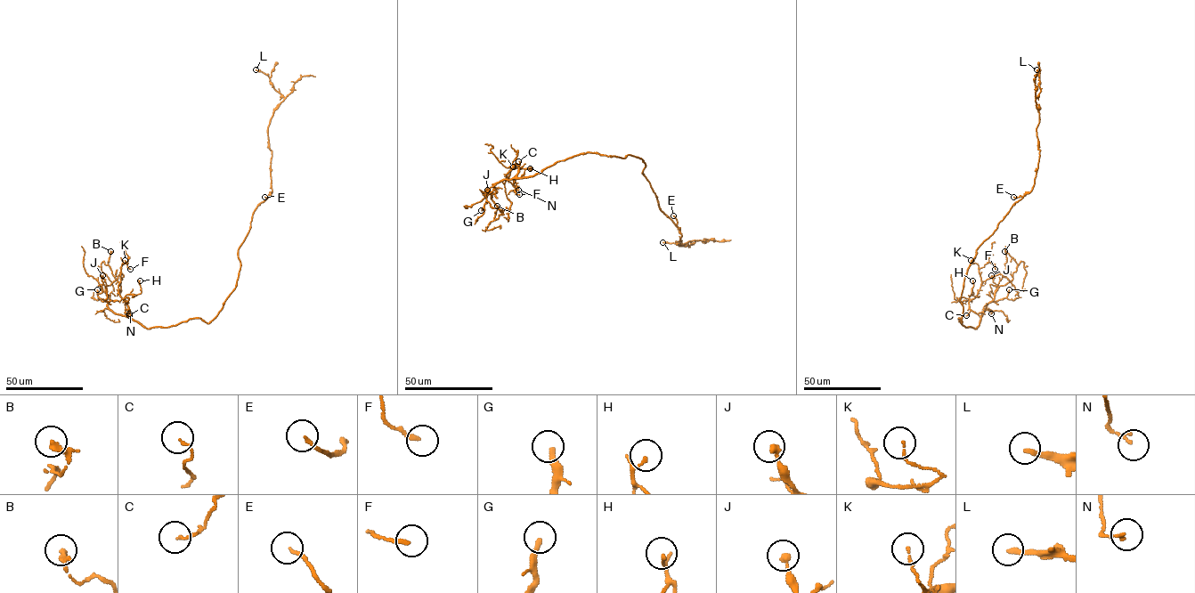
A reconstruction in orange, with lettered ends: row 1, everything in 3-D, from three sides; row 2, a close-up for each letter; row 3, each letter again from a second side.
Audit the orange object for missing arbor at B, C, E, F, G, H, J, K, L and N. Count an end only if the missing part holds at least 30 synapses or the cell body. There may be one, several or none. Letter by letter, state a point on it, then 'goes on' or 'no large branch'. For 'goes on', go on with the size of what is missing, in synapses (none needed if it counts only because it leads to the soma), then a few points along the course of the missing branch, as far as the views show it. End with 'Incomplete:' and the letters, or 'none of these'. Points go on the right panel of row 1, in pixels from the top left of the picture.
B: place (1004, 251); no large branch
C: place (966, 315); no large branch
E: place (1013, 197); no large branch
F: place (995, 269); no large branch
G: place (1009, 289); no large branch
H: place (972, 280); no large branch
J: place (991, 275); no large branch
K: place (971, 260); no large branch
L: place (1036, 69); goes on; 50 synapses; course (1036, 69), (1032, 60), (1030, 61), (1029, 44)
N: place (991, 313); no large branch
Incomplete: L

